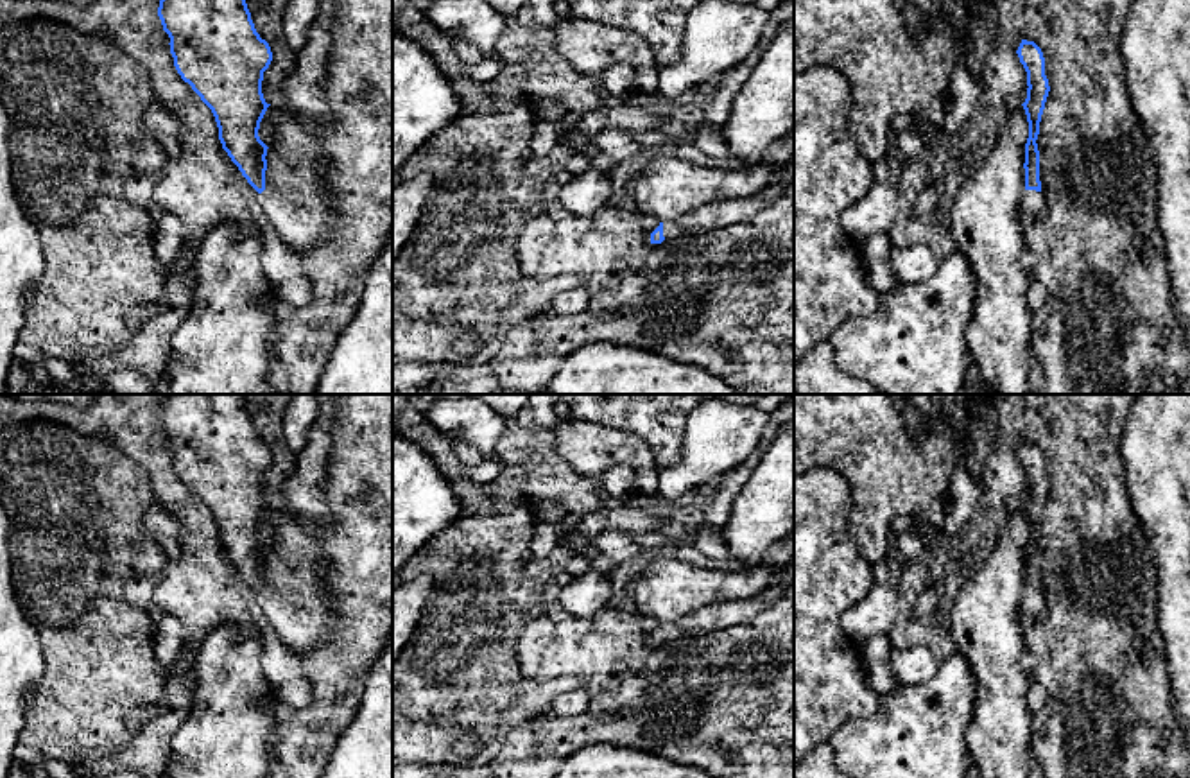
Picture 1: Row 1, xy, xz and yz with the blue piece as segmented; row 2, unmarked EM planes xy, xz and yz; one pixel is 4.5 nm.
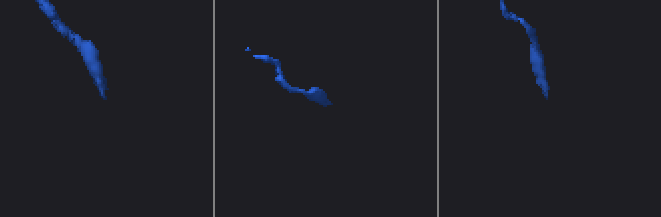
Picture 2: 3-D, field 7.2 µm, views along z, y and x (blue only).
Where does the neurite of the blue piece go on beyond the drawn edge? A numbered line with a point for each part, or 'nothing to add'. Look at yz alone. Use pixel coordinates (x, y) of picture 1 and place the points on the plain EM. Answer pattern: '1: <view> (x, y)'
1: yz (1031, 603)

